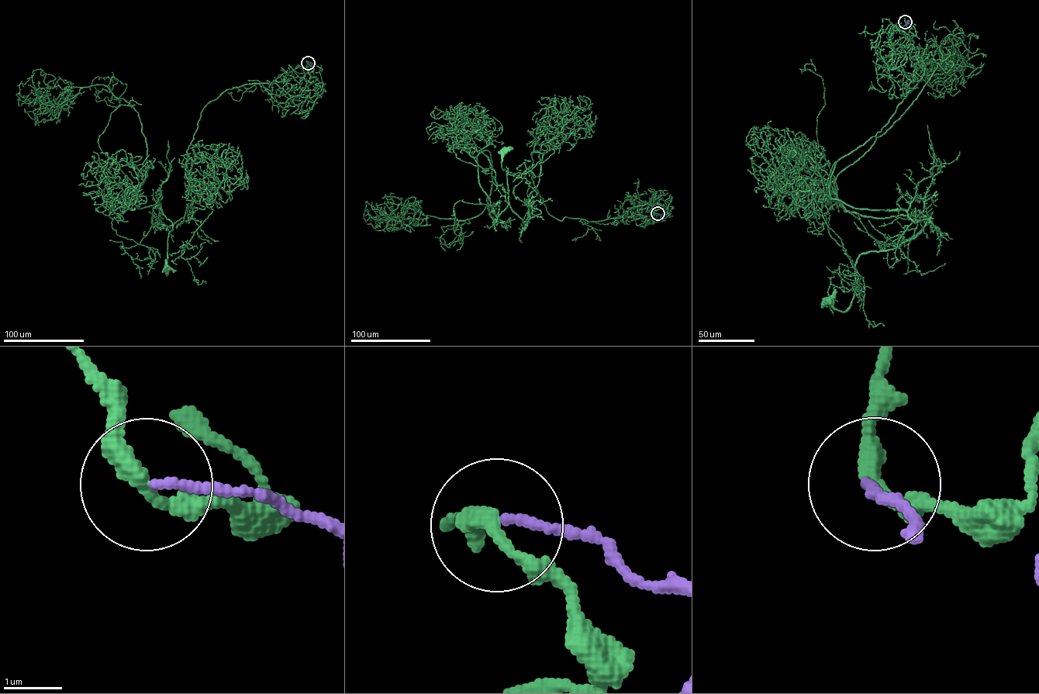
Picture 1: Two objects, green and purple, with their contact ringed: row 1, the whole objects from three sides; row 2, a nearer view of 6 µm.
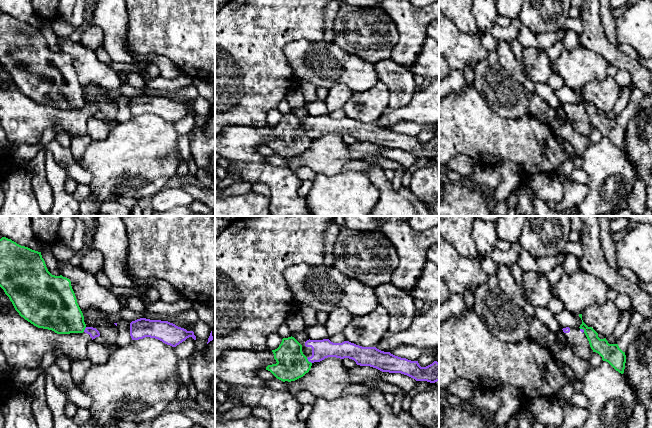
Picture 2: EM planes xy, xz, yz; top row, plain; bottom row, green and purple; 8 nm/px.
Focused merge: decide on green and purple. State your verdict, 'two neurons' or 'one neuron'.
two neurons

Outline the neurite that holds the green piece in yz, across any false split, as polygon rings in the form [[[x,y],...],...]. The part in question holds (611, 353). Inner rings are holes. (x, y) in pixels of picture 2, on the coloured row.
[[[583,320],[579,328],[584,330],[593,352],[598,353],[603,361],[608,362],[616,371],[623,374],[626,355],[618,344],[609,344],[606,338],[600,339],[598,333],[592,327],[588,327]]]

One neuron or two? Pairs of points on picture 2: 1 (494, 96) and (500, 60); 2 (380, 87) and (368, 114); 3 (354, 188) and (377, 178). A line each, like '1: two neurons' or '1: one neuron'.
1: one neuron
2: one neuron
3: two neurons

